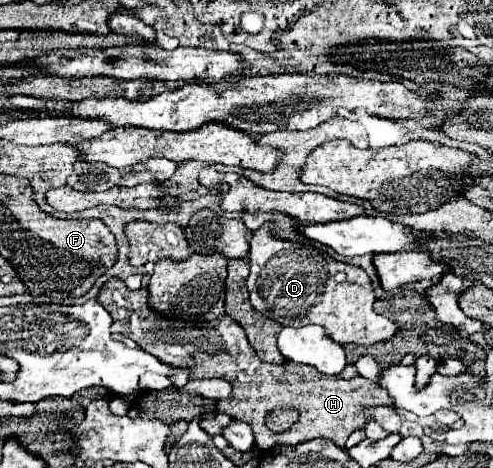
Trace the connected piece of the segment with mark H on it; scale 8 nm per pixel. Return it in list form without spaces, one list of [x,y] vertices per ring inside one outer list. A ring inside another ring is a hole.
[[[109,278],[99,290],[97,302],[103,304],[105,310],[111,314],[113,334],[133,338],[143,350],[169,366],[191,366],[191,378],[225,378],[227,382],[231,382],[233,394],[226,400],[218,401],[216,410],[229,414],[235,420],[247,422],[253,428],[259,450],[269,450],[277,444],[299,444],[313,438],[327,438],[333,440],[337,446],[345,446],[349,434],[363,428],[365,420],[371,418],[363,412],[363,408],[393,406],[385,390],[363,376],[347,380],[341,376],[325,376],[313,366],[301,366],[295,362],[269,364],[259,360],[241,324],[227,316],[213,320],[211,324],[207,324],[207,328],[177,328],[171,324],[169,318],[157,314],[157,310],[149,306],[147,288],[129,290],[125,280],[121,278]],[[101,294],[105,294],[105,302],[101,302]],[[277,406],[291,406],[299,414],[299,420],[283,434],[273,434],[267,428],[267,416]]]

